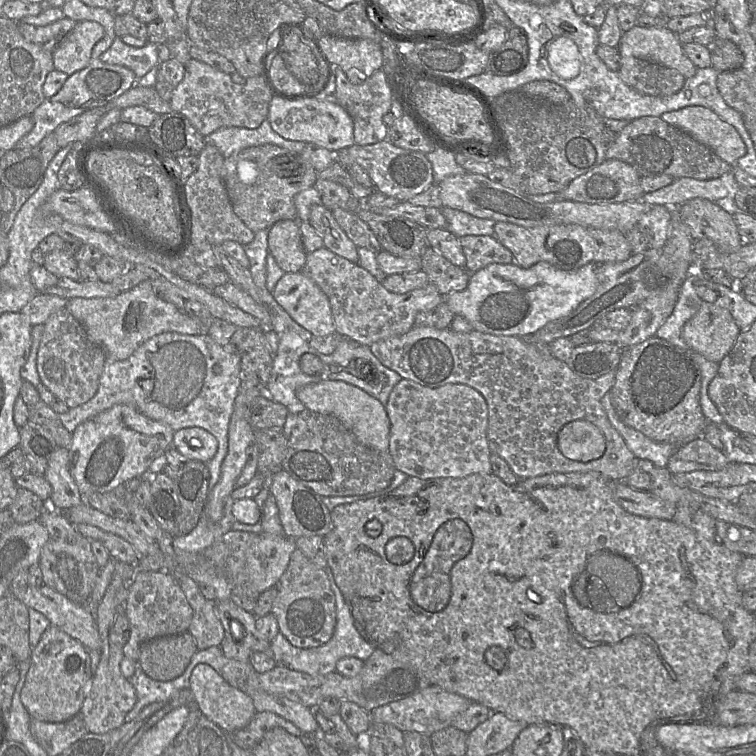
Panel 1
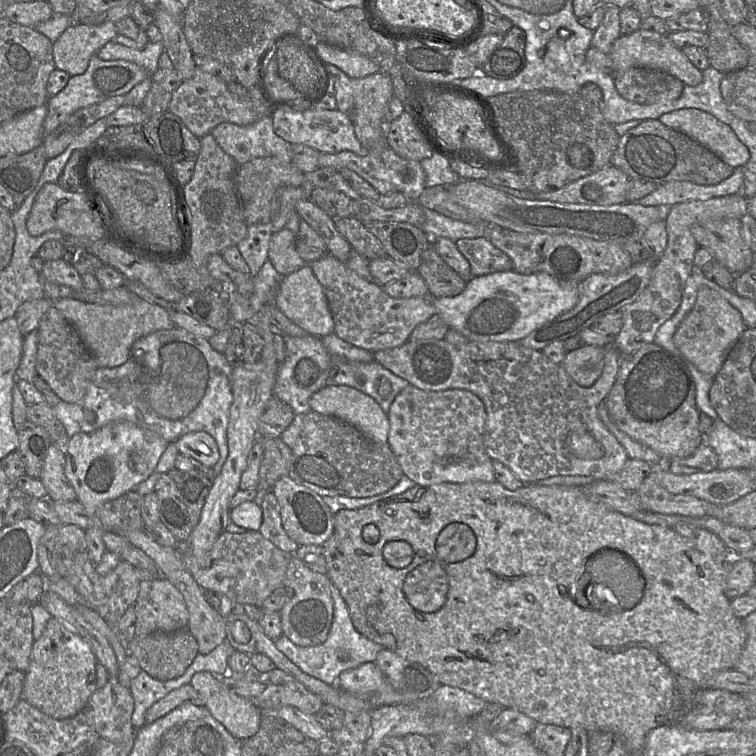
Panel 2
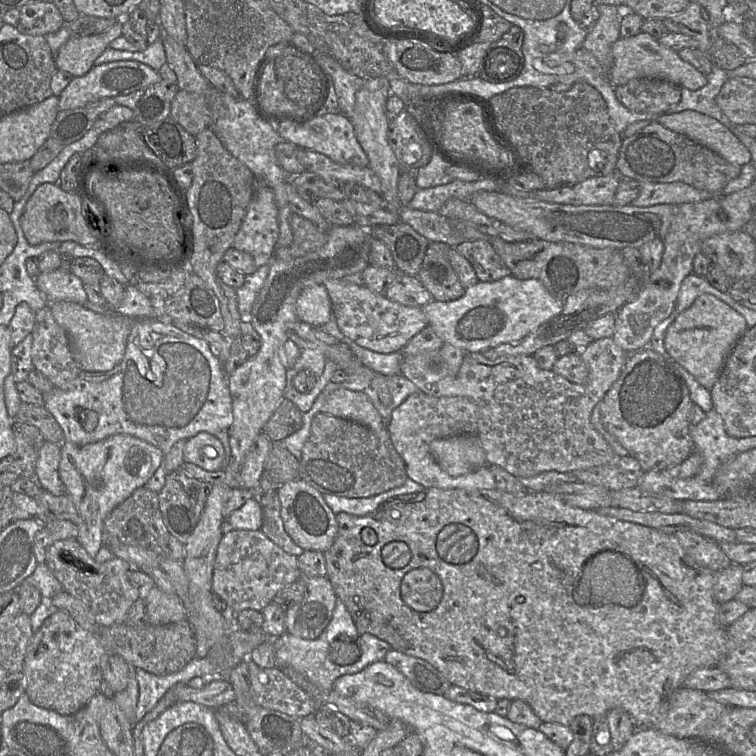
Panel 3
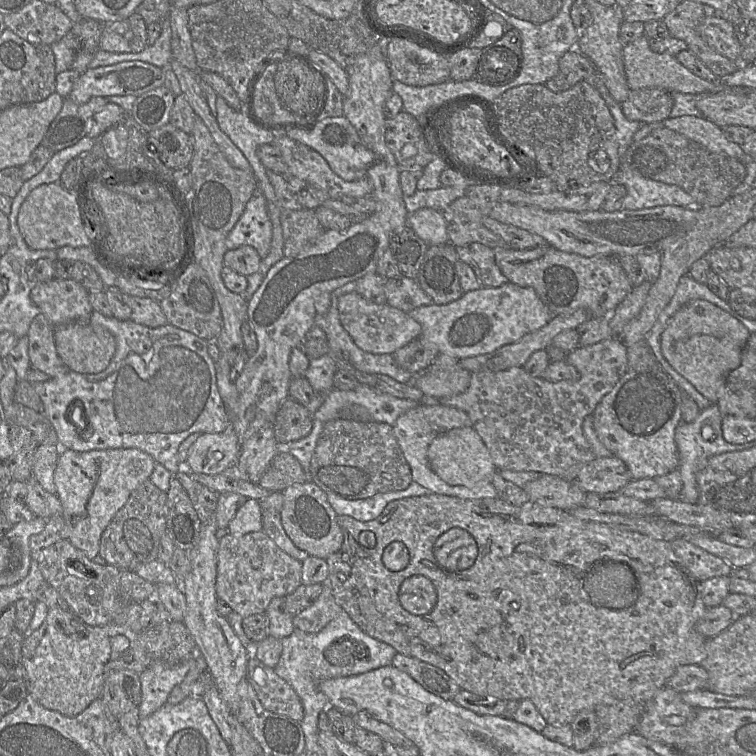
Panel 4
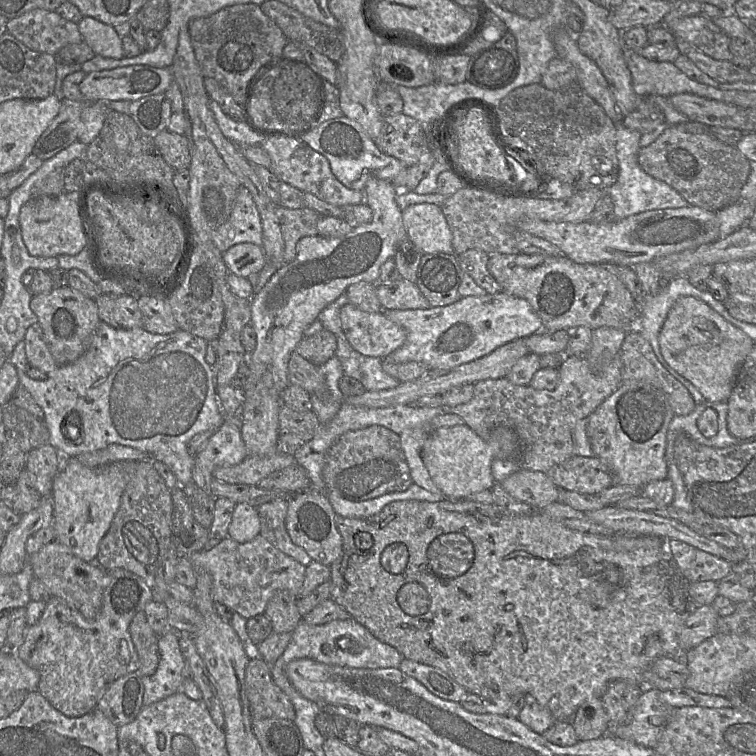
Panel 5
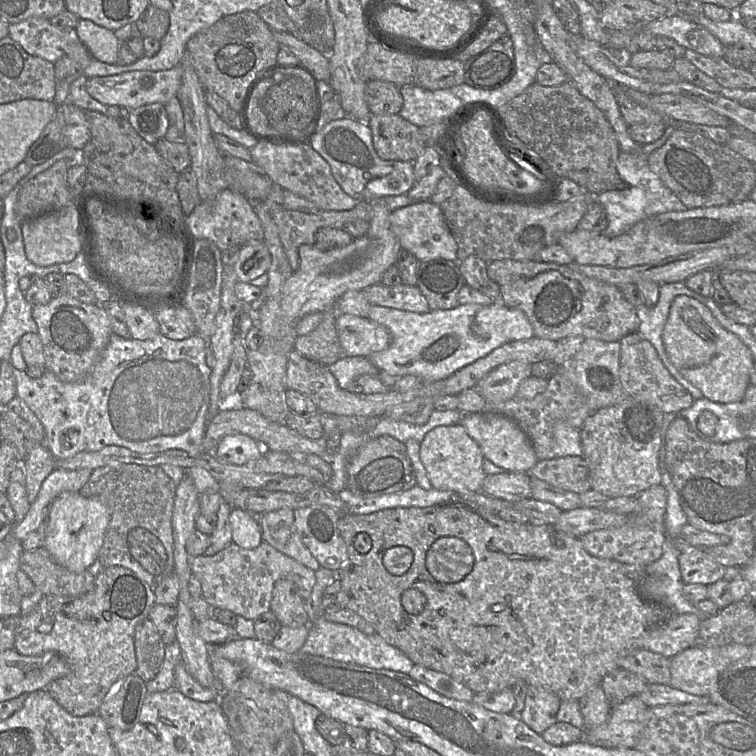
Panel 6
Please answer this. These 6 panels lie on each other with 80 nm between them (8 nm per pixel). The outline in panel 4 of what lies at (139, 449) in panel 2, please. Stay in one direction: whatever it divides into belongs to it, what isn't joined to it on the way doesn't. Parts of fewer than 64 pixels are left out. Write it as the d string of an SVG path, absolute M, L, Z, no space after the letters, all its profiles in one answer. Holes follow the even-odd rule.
M112 448L78 452L61 449L54 472L56 495L62 505L66 539L92 560L100 549L100 538L131 492L153 473L156 461L137 448Z

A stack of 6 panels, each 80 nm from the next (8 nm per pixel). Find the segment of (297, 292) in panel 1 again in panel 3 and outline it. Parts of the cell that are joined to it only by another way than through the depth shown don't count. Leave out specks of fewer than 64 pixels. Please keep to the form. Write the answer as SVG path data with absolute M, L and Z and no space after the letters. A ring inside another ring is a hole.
M323 284L304 288L296 301L298 320L312 327L326 324L331 318L331 302Z

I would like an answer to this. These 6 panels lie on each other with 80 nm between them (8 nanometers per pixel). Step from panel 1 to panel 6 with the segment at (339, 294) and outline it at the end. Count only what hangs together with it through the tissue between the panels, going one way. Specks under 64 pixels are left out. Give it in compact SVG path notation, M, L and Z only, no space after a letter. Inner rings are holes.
M338 314L335 328L345 356L368 357L388 348L391 343L387 328L367 317Z

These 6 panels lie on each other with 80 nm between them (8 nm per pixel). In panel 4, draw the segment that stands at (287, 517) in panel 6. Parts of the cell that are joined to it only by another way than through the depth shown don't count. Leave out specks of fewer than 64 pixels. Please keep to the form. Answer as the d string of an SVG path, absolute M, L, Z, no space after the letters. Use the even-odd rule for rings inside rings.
M271 492L259 501L262 513L262 530L273 542L289 556L302 562L309 554L298 548L285 532L281 523L283 507L282 492Z

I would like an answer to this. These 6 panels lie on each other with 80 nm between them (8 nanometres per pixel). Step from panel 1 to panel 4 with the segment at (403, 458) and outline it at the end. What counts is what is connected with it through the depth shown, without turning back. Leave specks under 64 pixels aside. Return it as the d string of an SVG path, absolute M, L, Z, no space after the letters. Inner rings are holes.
M420 402L418 406L402 414L392 426L399 447L410 466L412 481L429 489L432 493L454 496L462 499L497 497L496 490L492 483L476 485L472 488L461 485L452 486L444 482L430 467L427 458L427 450L430 442L442 433L461 427L472 427L469 416L463 410L442 404L426 405Z

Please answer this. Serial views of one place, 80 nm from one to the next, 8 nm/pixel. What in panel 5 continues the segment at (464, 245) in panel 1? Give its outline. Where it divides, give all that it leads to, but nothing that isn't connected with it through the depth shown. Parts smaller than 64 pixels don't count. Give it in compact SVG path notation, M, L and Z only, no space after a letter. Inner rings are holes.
M469 249L458 255L458 261L463 273L470 275L477 285L488 294L502 291L501 286L490 274L487 263L490 255L481 249Z

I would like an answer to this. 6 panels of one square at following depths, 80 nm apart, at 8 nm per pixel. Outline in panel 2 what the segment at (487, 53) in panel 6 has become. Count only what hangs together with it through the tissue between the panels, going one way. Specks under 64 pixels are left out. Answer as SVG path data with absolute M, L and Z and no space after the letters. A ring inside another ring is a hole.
M513 26L502 43L494 49L483 66L483 71L494 78L509 79L517 76L525 67L525 32Z

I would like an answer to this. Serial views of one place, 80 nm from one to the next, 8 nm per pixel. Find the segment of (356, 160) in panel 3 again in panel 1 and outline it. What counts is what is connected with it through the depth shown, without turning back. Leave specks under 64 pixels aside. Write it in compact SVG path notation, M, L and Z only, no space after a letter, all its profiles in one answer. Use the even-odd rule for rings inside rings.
M272 97L267 120L272 129L287 140L313 143L332 152L355 144L353 120L337 102L329 102L317 97L295 101Z

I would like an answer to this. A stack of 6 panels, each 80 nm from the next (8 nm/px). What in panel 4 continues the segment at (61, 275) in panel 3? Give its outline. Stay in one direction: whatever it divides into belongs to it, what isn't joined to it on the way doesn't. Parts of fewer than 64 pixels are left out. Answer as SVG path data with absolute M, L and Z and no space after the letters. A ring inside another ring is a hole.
M71 278L32 284L30 298L53 326L89 323L93 308L81 284Z

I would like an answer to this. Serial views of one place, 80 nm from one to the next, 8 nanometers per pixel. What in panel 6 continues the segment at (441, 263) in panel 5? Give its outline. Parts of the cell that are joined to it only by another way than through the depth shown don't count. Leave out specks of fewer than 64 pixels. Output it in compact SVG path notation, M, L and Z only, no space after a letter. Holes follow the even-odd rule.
M433 259L422 261L418 266L416 286L430 310L457 307L458 293L464 284L458 260Z

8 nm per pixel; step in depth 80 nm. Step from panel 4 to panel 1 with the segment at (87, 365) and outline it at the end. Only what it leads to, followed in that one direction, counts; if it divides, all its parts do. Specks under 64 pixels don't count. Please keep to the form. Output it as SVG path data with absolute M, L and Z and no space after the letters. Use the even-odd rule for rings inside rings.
M150 279L114 297L68 299L65 309L84 327L90 340L104 350L106 358L111 360L127 359L145 341L161 333L207 334L207 327L199 319L160 298Z

